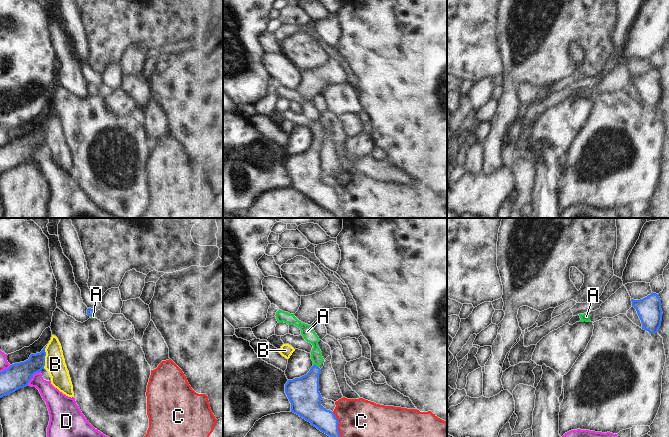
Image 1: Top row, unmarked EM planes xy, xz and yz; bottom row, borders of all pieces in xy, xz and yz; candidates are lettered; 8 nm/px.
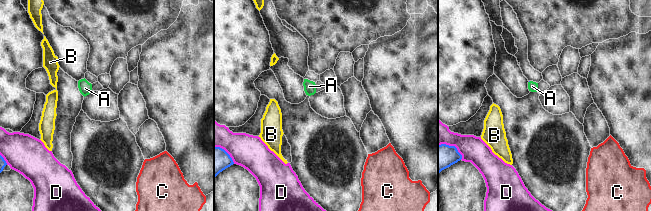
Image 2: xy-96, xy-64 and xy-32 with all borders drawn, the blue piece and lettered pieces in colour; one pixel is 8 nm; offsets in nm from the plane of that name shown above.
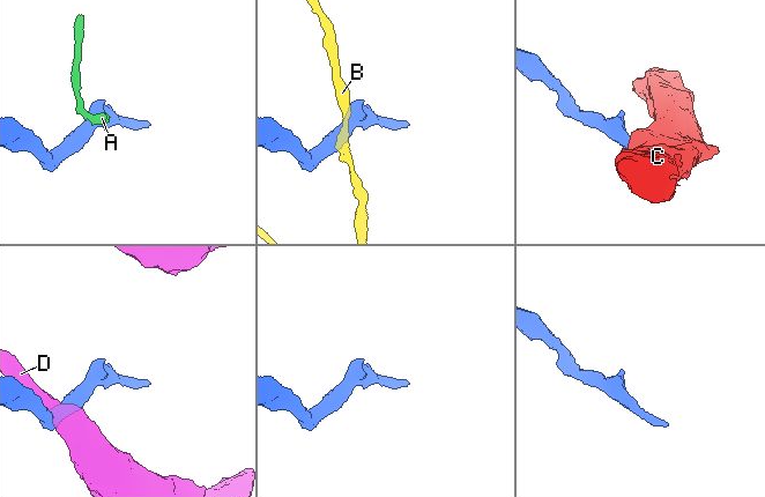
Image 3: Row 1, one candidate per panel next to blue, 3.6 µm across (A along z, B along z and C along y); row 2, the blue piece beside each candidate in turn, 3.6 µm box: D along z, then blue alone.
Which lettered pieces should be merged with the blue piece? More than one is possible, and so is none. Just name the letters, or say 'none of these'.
A

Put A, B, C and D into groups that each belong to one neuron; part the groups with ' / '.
A / B / C / D

